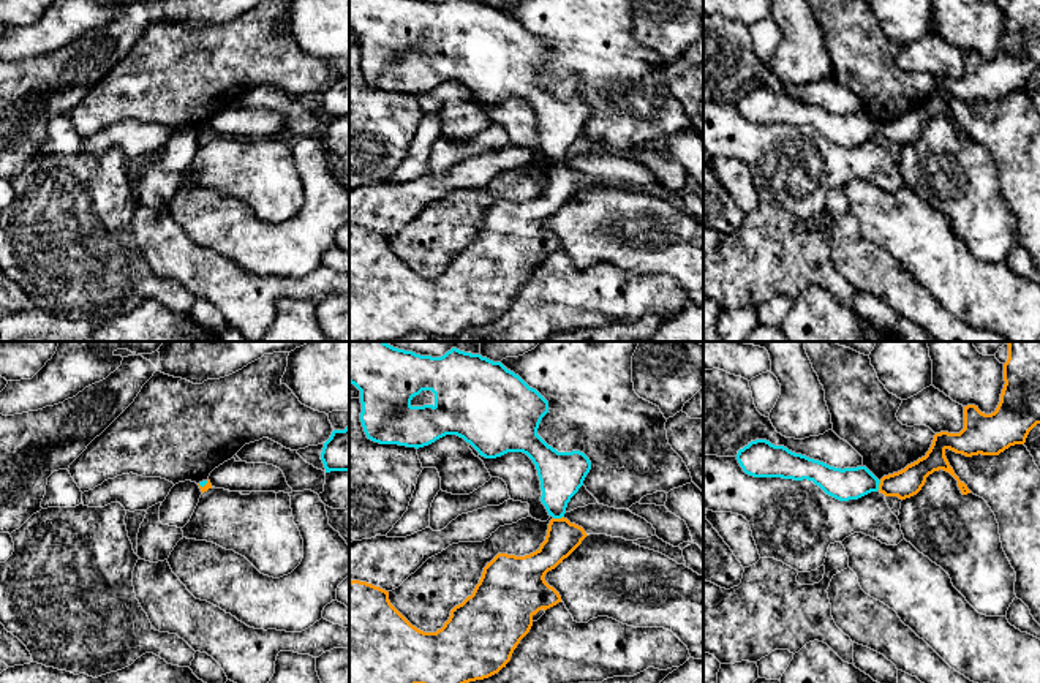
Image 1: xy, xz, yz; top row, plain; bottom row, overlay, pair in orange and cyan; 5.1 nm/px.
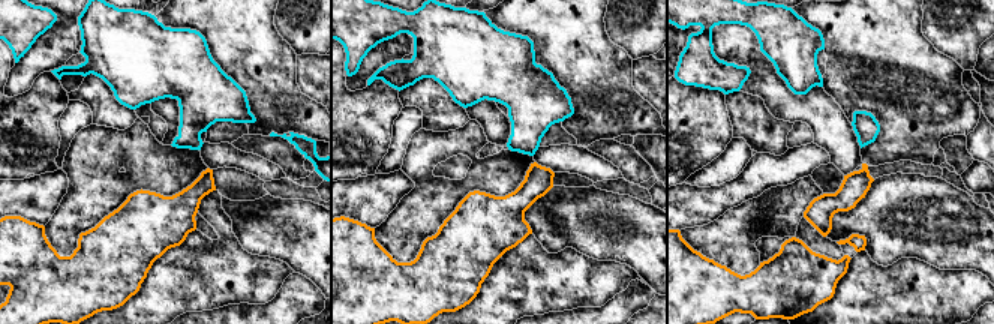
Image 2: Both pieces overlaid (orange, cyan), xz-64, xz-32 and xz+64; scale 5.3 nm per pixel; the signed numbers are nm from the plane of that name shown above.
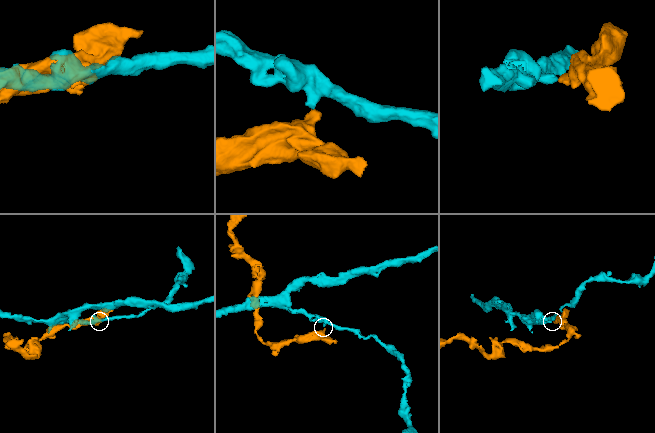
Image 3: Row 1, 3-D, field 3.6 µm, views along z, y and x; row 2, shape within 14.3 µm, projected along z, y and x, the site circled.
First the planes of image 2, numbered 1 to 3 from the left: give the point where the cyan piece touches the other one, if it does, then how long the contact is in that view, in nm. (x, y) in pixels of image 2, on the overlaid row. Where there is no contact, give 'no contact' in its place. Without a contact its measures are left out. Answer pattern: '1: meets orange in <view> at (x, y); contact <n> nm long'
1: no contact
2: no contact
3: no contact

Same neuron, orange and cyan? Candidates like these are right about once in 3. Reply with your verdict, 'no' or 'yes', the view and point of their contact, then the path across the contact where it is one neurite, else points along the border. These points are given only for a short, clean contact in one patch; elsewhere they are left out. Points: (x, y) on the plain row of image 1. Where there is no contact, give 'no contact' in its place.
no; contact xz (558, 165); border xz (563, 162), (553, 165)

